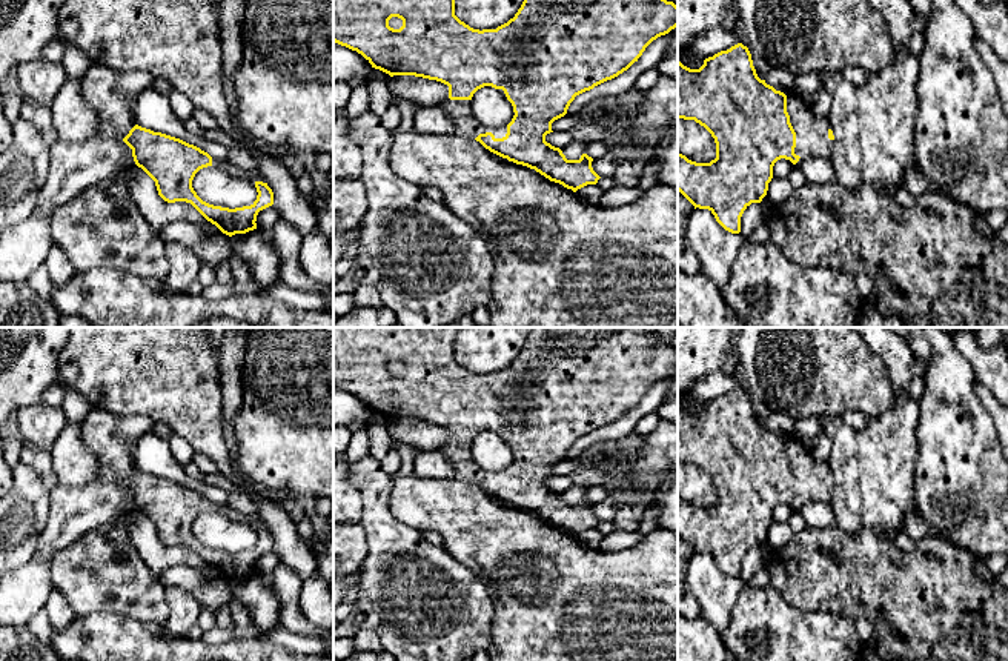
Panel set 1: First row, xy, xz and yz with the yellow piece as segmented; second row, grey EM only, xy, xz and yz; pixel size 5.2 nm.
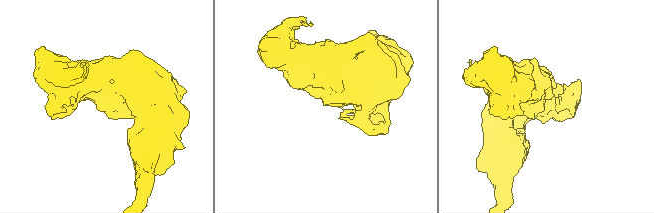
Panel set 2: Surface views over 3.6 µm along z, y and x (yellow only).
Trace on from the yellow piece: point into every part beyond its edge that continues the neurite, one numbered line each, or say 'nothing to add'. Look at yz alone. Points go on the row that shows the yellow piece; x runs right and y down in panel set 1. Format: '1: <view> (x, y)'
1: yz (812, 134)

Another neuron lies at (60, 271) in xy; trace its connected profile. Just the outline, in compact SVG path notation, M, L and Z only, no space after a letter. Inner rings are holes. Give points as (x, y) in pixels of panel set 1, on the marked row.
M54 244L51 246L49 254L45 260L45 266L54 286L61 286L75 275L75 269L69 263L68 257L60 247Z

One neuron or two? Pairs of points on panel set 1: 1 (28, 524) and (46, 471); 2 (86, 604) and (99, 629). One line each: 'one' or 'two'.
1: two
2: two

